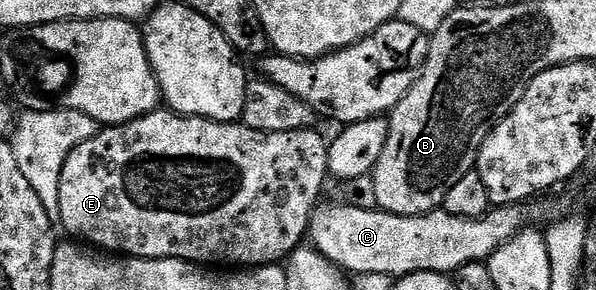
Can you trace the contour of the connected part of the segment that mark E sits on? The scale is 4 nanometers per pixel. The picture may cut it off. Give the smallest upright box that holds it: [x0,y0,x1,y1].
[58,111,330,267]

